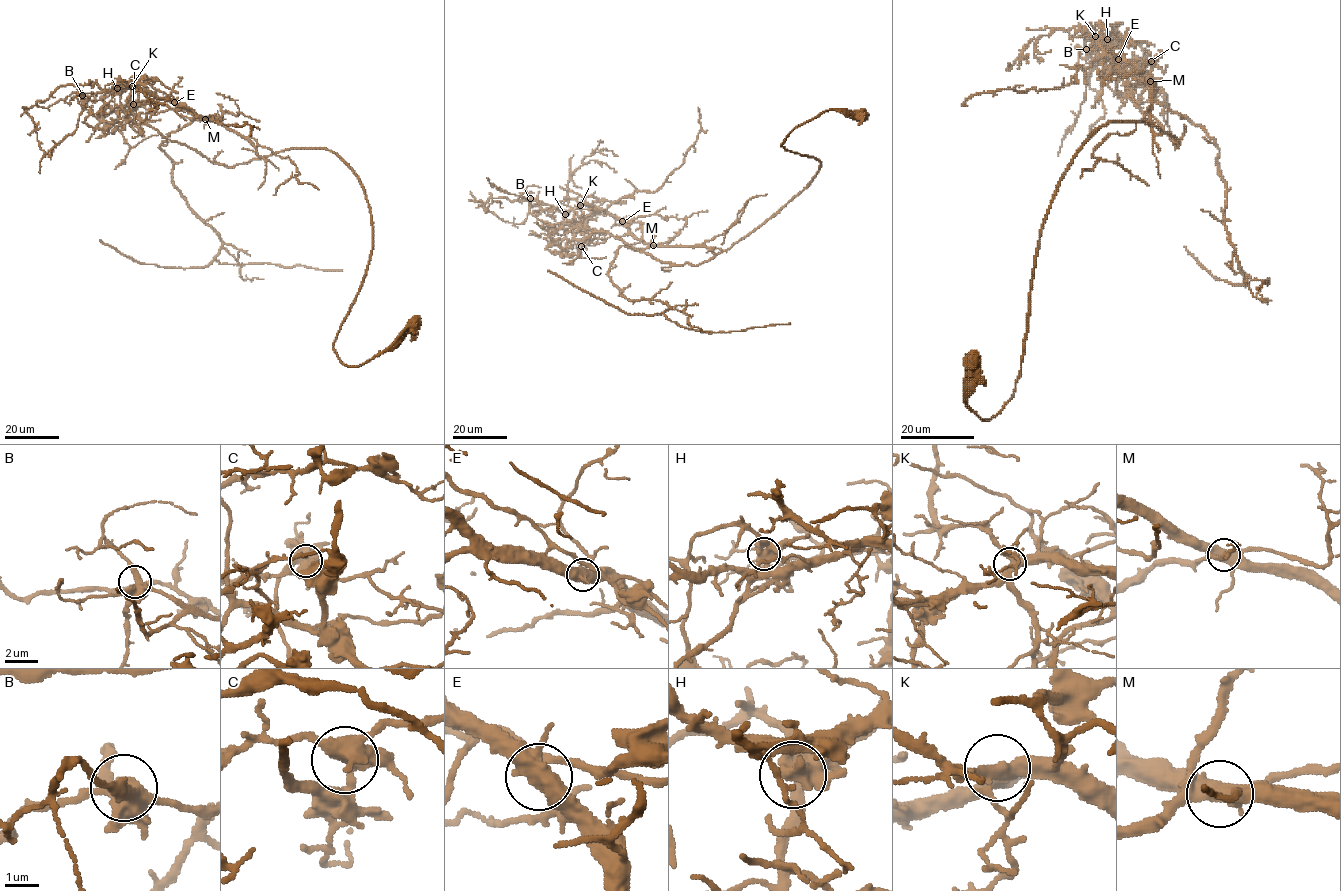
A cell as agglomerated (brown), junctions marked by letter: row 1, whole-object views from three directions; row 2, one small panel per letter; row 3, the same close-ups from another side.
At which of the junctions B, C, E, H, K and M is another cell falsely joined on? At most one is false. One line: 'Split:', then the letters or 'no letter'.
Split: M

